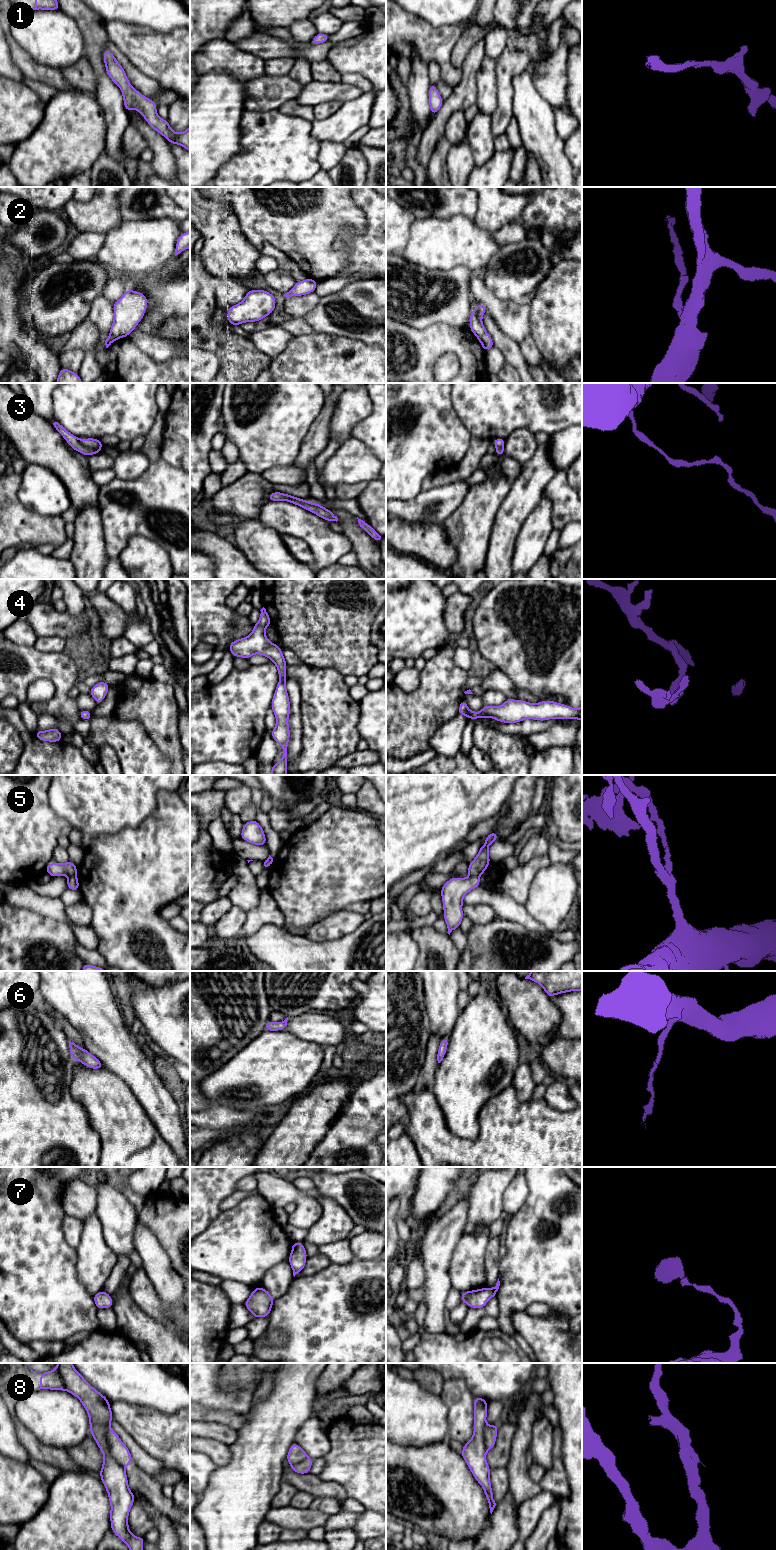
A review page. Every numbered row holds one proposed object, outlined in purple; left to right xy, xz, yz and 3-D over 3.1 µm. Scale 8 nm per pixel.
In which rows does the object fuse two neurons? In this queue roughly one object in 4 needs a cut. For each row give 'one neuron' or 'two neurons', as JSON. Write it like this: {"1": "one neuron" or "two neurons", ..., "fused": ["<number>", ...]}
{"1": "one neuron", "2": "two neurons", "3": "one neuron", "4": "one neuron", "5": "two neurons", "6": "one neuron", "7": "one neuron", "8": "two neurons", "fused": ["2", "5", "8"]}

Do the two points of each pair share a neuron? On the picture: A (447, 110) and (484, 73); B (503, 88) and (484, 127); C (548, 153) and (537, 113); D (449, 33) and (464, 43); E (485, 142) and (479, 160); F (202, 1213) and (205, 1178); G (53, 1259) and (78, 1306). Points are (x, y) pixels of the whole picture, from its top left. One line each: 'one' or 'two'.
A: two
B: two
C: one
D: two
E: one
F: one
G: one

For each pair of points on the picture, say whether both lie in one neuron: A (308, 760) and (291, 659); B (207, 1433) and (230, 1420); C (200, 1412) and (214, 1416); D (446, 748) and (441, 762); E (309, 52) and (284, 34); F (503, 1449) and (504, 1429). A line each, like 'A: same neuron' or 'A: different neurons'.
A: different neurons
B: different neurons
C: same neuron
D: different neurons
E: same neuron
F: same neuron

